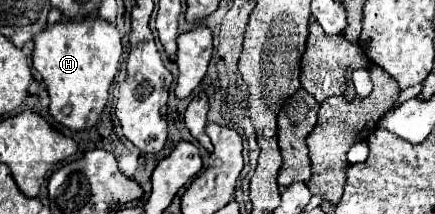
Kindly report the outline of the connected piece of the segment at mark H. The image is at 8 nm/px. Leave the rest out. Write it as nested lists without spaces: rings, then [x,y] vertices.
[[[84,18],[80,22],[58,22],[46,26],[34,38],[32,64],[42,76],[50,96],[50,116],[72,132],[86,132],[100,122],[100,114],[108,102],[110,84],[118,72],[122,58],[122,38],[114,24],[100,18]]]

